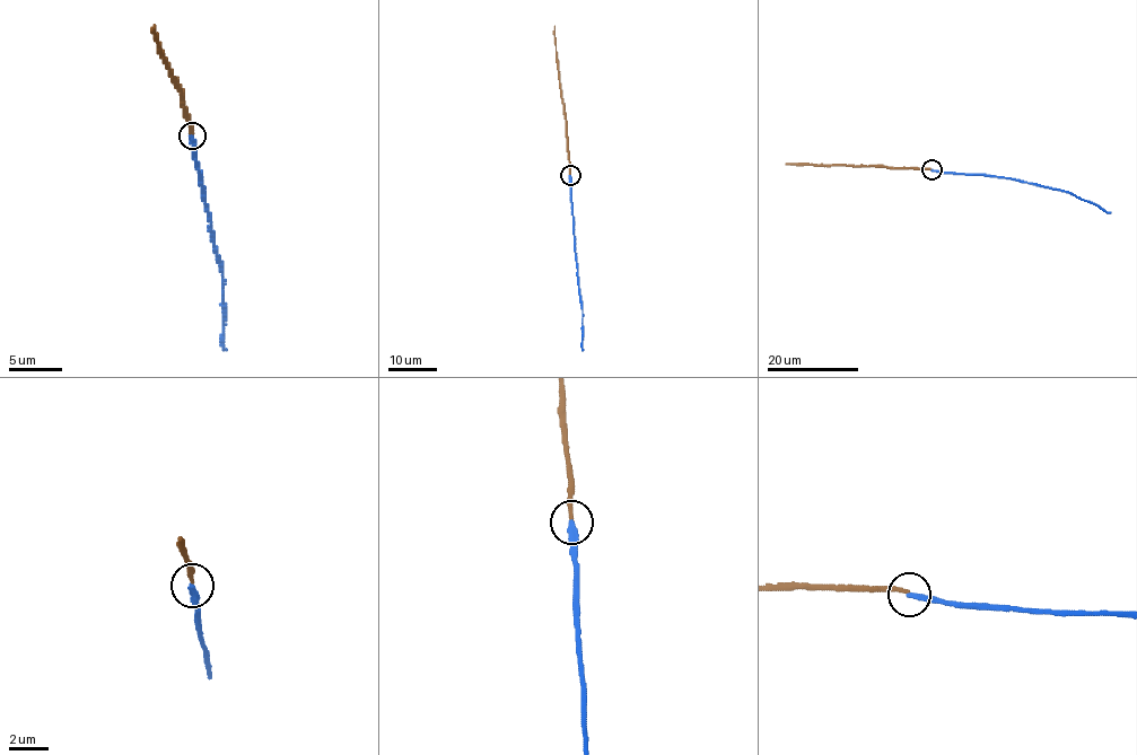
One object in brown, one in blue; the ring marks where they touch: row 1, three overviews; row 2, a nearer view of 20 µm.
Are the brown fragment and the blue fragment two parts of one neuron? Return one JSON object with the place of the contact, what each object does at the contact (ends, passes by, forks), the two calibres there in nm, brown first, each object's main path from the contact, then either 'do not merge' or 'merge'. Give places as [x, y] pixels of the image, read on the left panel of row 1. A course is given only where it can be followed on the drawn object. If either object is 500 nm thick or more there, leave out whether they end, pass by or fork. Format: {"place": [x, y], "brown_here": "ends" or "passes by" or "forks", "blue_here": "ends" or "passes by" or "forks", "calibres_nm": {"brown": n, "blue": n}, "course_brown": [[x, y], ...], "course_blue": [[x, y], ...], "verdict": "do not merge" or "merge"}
{"place": [192, 135], "brown_here": "ends", "blue_here": "ends", "calibres_nm": {"brown": 200, "blue": 280}, "course_brown": [[192, 133], [154, 25]], "course_blue": [[192, 135], [202, 196], [222, 273], [226, 350]], "verdict": "do not merge"}

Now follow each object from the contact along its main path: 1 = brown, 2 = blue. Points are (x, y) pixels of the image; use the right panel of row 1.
1: (930, 169), (786, 163)
2: (930, 170), (1037, 183), (1068, 191), (1110, 212)

